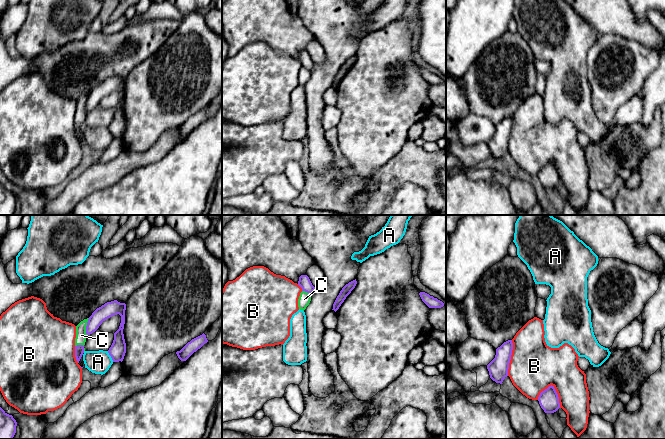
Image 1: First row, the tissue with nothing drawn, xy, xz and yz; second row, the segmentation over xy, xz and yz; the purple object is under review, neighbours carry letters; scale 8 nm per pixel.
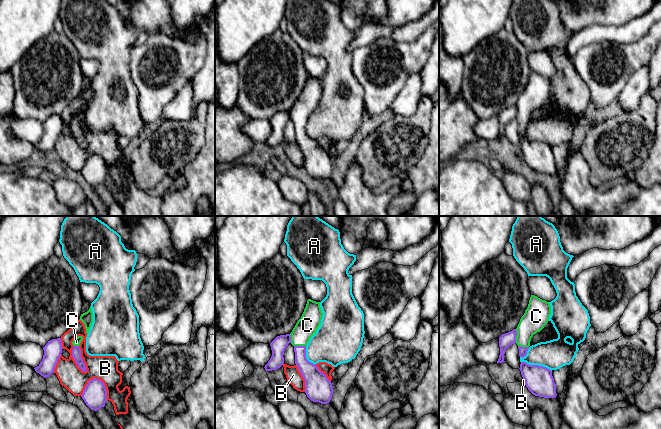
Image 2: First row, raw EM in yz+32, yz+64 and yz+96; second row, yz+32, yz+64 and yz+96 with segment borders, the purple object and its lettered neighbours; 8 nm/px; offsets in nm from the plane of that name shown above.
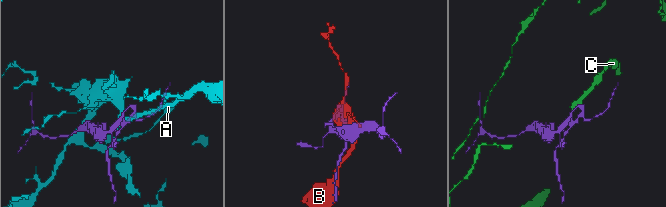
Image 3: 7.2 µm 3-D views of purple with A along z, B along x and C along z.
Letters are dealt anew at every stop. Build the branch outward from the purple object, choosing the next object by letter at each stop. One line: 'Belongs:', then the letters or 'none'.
Belongs: none

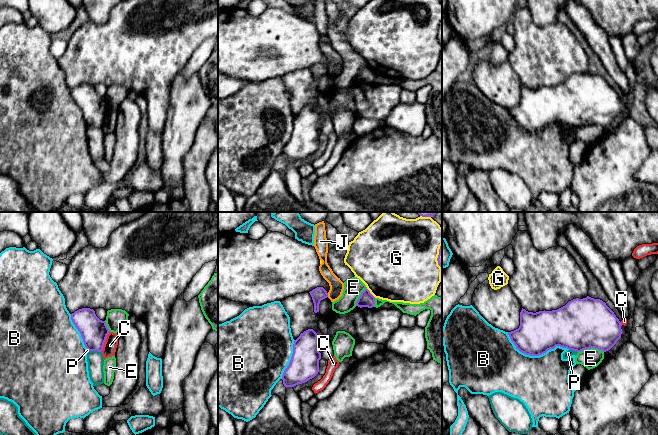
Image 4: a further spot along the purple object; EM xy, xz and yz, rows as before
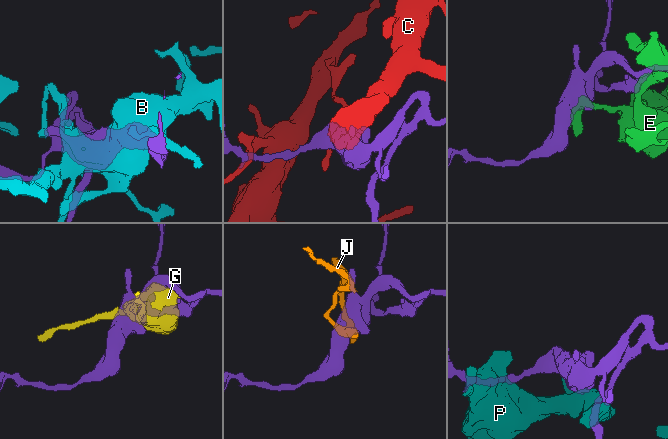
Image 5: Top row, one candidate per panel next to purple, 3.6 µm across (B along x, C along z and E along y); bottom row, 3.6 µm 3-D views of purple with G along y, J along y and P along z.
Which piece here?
Belongs: B

